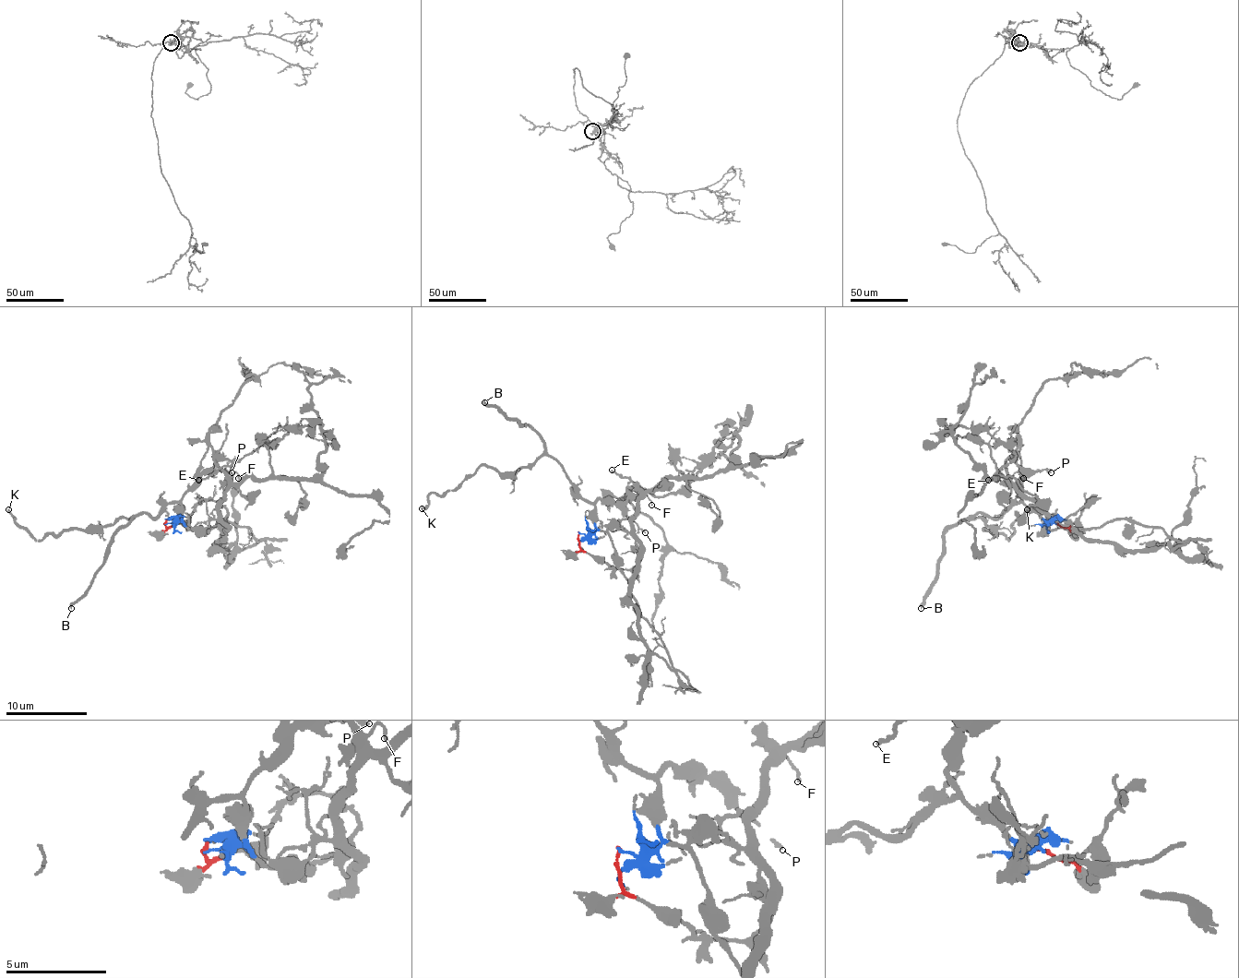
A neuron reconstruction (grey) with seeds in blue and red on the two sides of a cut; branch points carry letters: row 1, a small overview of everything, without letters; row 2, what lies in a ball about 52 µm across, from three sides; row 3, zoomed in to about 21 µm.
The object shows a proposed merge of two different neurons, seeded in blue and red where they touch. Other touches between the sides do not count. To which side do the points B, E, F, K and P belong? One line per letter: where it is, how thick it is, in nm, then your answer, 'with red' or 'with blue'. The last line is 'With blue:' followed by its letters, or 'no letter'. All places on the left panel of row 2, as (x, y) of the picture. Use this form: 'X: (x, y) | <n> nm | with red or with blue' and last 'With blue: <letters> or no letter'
B: (71, 608) | 280 nm | with blue
E: (198, 480) | 170 nm | with blue
F: (238, 478) | 130 nm | with red
K: (8, 509) | 240 nm | with blue
P: (232, 472) | 110 nm | with blue
With blue: B, E, K, P

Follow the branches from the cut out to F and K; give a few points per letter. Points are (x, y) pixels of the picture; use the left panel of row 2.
F: (165, 523), (185, 521), (204, 501), (226, 509), (224, 521), (220, 503), (226, 484), (234, 472), (238, 479)
K: (165, 523), (181, 519), (179, 503), (169, 503), (155, 518), (120, 518), (35, 540), (8, 509)

